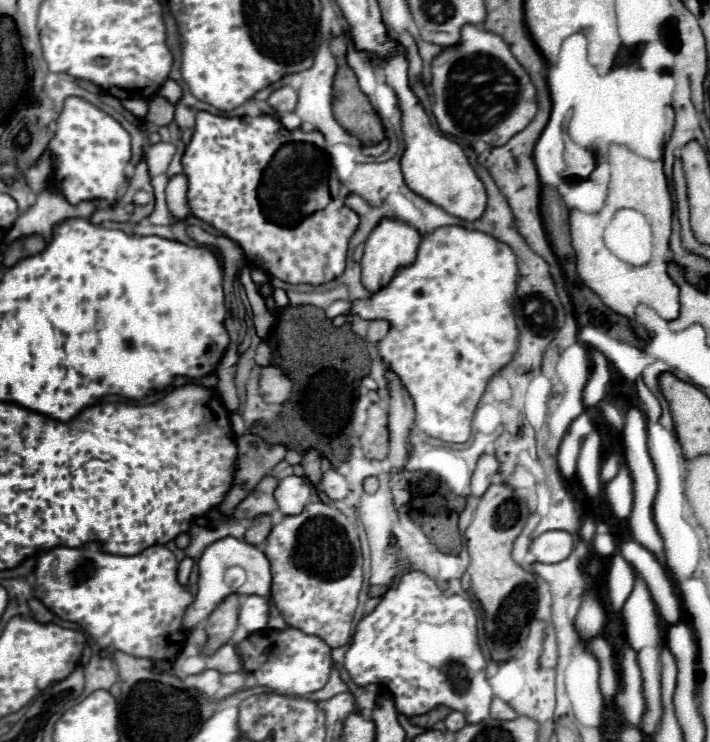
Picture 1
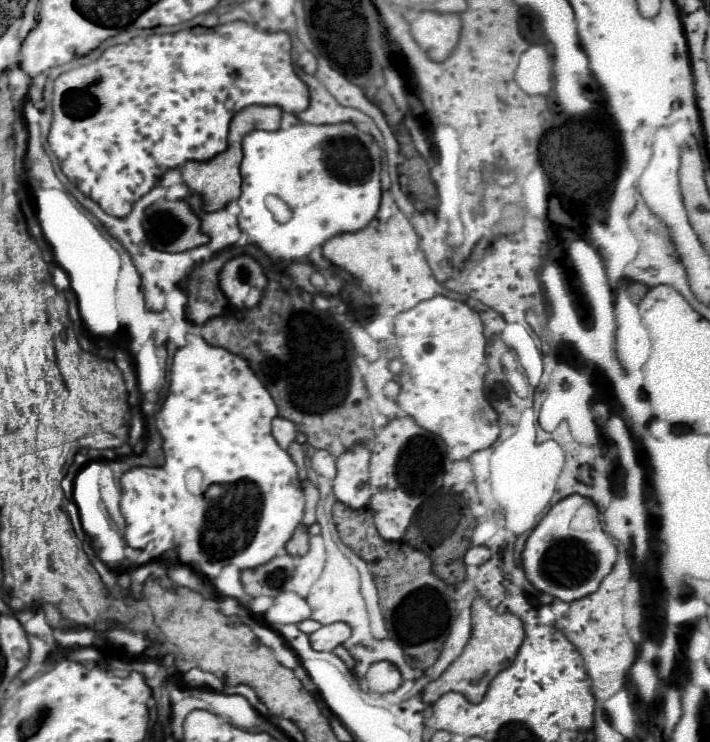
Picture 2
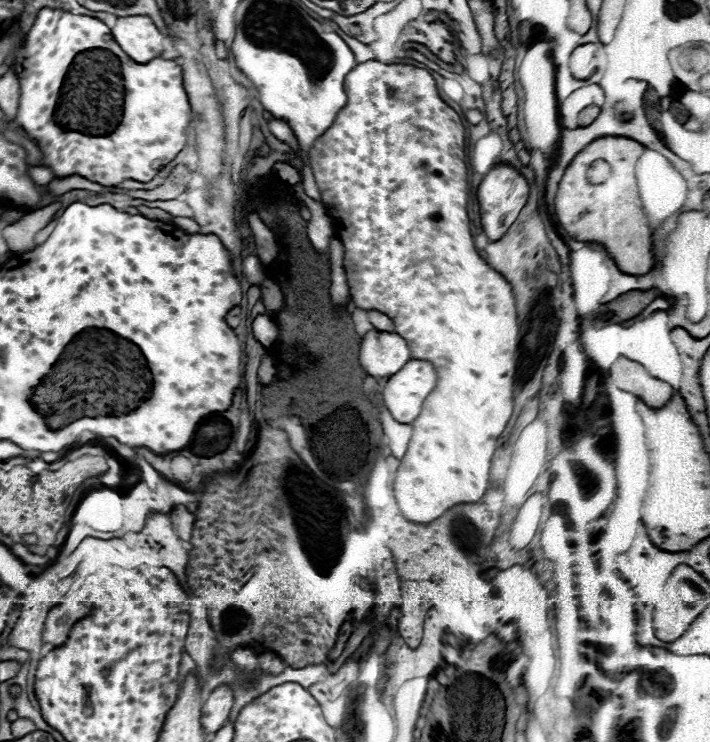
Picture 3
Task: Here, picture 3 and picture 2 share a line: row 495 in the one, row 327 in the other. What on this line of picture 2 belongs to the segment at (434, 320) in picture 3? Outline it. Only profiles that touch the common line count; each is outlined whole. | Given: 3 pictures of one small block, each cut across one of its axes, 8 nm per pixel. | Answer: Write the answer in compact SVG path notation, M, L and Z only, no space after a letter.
M434 296L396 316L396 344L404 364L398 376L400 394L396 398L400 410L406 416L412 416L422 428L428 428L428 432L440 436L448 448L450 460L464 460L470 454L492 446L500 434L500 426L498 414L486 398L484 376L480 372L486 362L486 338L480 314L460 300Z

